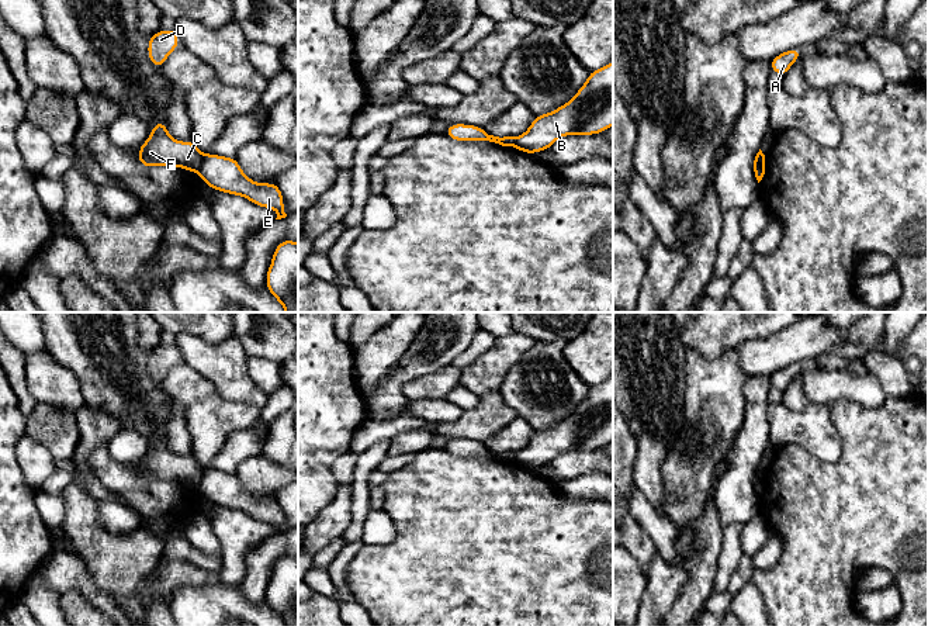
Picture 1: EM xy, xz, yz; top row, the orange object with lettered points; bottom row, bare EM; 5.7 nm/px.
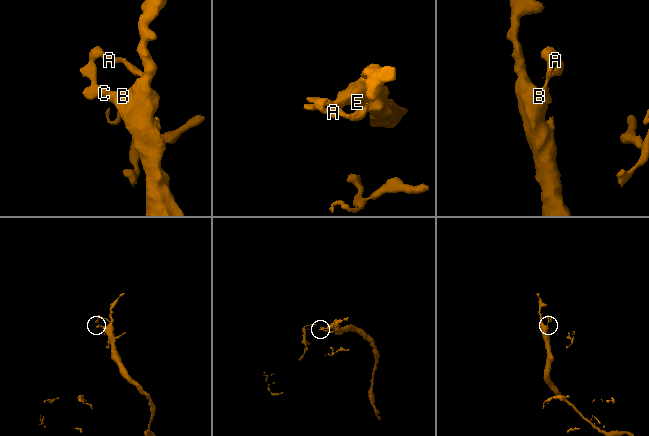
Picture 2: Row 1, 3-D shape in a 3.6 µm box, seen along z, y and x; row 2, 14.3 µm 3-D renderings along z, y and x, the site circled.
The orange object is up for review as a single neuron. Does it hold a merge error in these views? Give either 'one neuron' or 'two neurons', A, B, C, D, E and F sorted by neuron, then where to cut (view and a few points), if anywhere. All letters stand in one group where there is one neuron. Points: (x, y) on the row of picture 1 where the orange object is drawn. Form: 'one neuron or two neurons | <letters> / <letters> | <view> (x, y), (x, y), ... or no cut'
two neurons | A C D F / B E | xy (204, 155), (197, 170)

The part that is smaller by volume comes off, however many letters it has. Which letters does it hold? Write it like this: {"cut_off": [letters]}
{"cut_off": ["A", "C", "D", "F"]}

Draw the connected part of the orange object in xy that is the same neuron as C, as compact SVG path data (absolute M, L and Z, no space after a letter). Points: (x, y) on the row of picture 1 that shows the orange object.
M157 120L148 141L139 143L136 159L143 167L174 166L188 172L198 172L202 156L193 139L179 142L169 135L166 122Z

